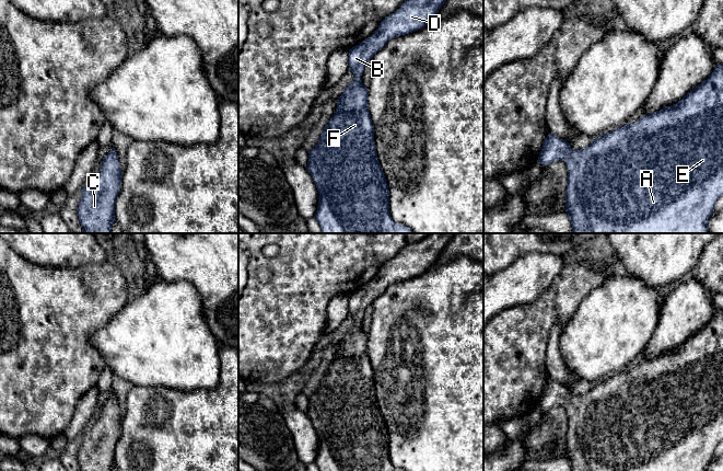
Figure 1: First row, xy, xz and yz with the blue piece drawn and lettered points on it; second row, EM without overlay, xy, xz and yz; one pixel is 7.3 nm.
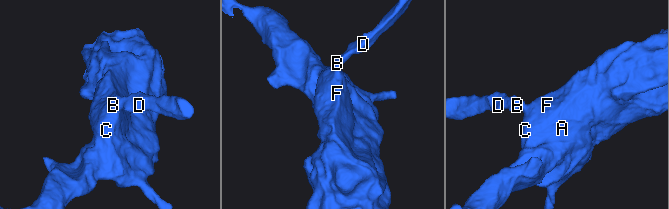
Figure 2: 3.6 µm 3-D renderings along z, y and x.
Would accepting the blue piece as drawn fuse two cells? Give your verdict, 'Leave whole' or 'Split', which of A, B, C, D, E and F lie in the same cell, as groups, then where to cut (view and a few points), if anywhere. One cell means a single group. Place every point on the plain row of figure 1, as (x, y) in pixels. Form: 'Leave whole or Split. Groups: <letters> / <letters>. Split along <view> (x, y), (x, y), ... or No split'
Leave whole. Groups: A B C D E F. No split

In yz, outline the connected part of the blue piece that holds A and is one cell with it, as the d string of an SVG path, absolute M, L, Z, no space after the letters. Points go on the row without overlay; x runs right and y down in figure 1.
M723 309L718 310L707 325L688 337L676 349L596 382L586 393L572 395L569 388L549 378L537 407L547 412L558 405L564 406L568 413L565 457L572 471L708 471L716 446L723 441Z

